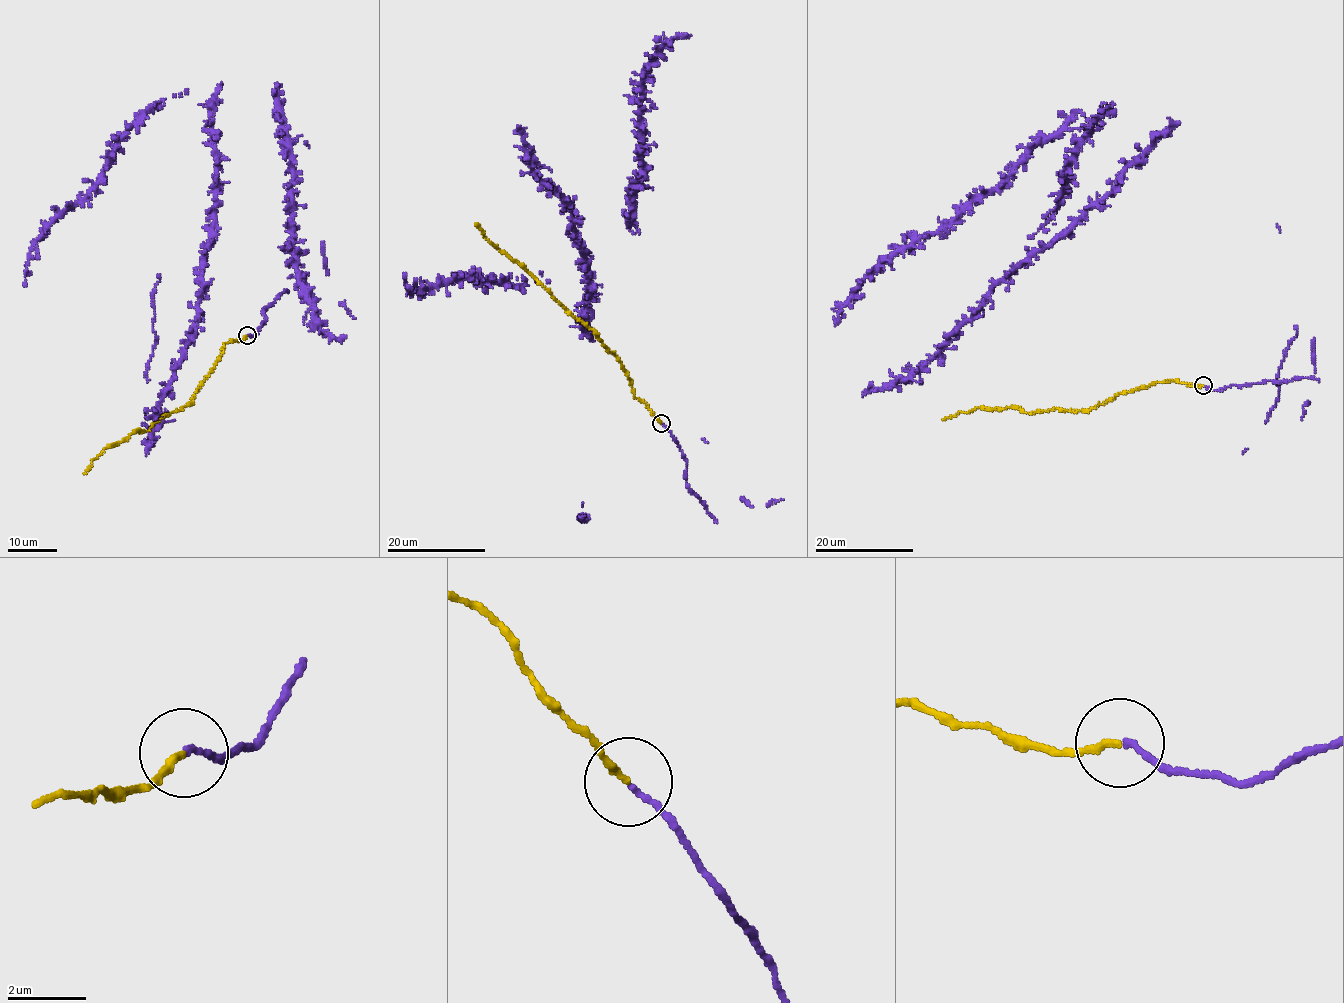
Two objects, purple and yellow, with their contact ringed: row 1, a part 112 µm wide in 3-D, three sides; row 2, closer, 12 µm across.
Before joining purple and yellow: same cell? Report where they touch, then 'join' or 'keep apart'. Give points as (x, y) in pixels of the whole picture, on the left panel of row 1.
place (247, 335); join

